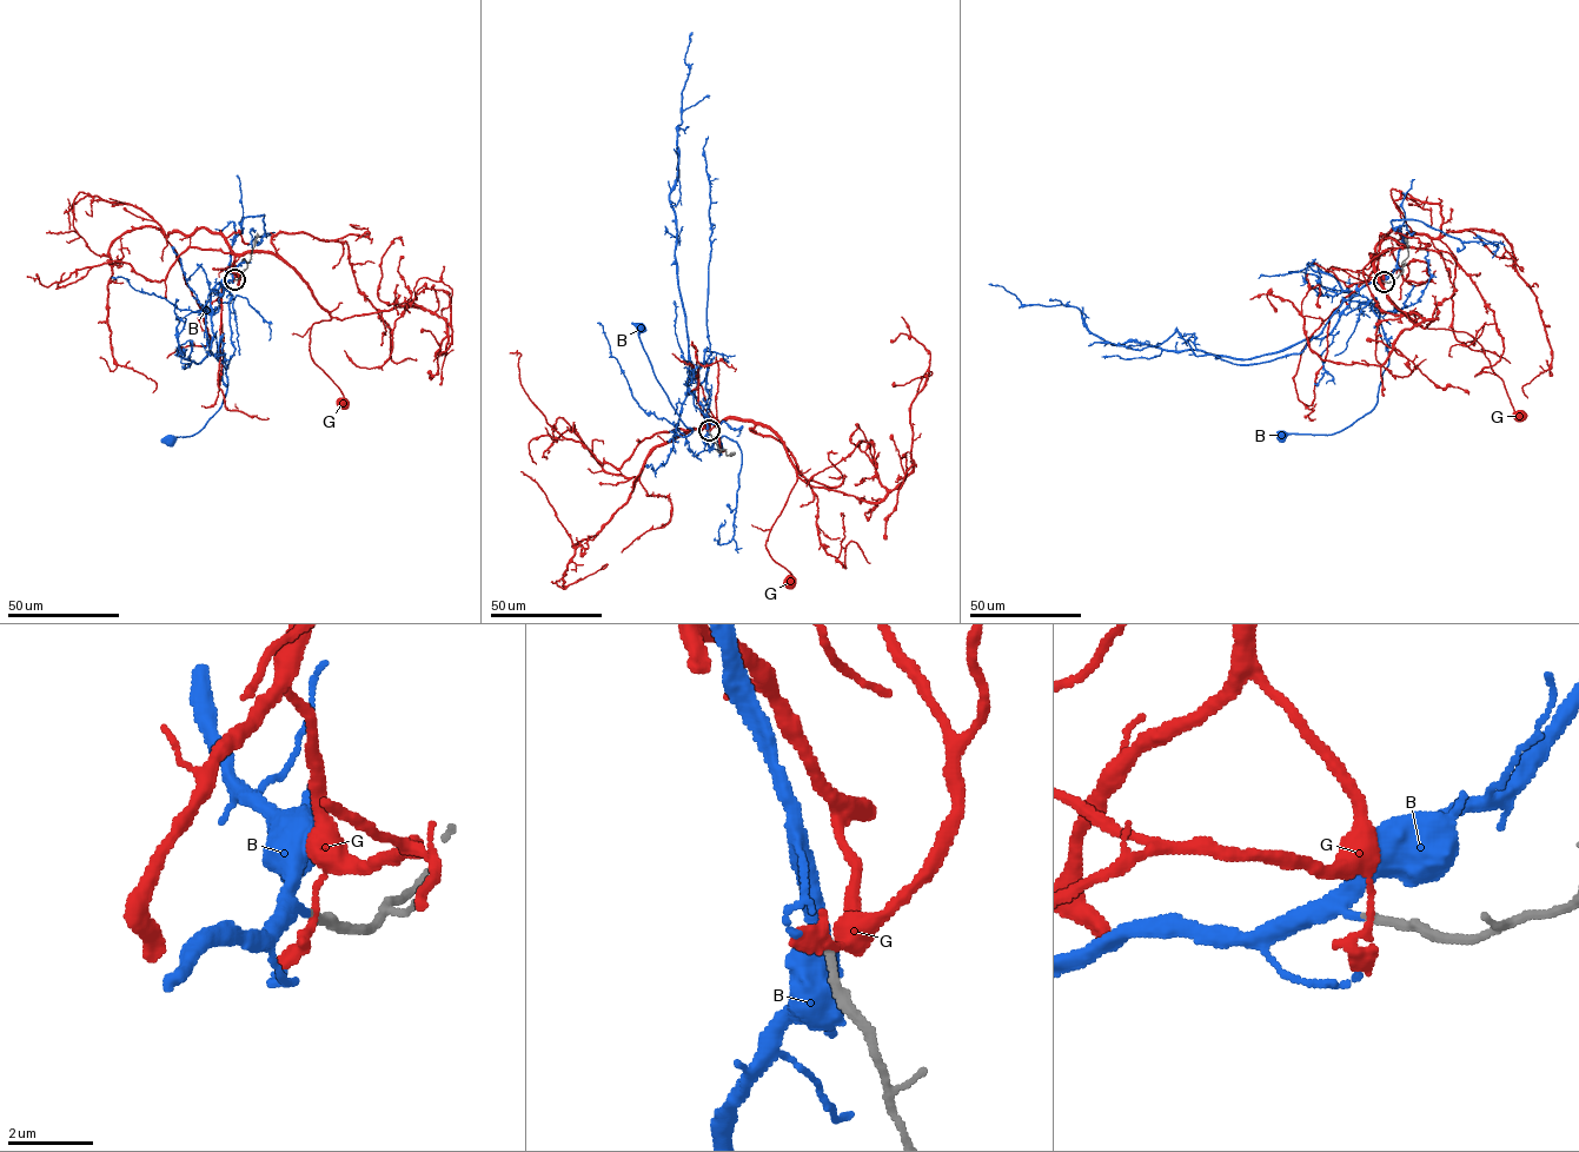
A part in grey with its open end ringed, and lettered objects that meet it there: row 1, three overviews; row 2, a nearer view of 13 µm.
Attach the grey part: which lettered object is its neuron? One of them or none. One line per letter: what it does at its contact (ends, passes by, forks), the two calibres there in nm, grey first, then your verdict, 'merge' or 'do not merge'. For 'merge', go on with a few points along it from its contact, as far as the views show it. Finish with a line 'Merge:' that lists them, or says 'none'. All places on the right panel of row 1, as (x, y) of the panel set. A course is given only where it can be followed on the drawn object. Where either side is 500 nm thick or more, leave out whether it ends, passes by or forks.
B: it passes by; 180 nm thick on the grey side, 240 nm on the other; merge; it runs (1382, 280), (1348, 291), (1379, 311), (1387, 343), (1375, 405), (1332, 435), (1281, 436)
G: it passes by; 200 nm thick on the grey side, 190 nm on the other; do not merge
Merge: B

